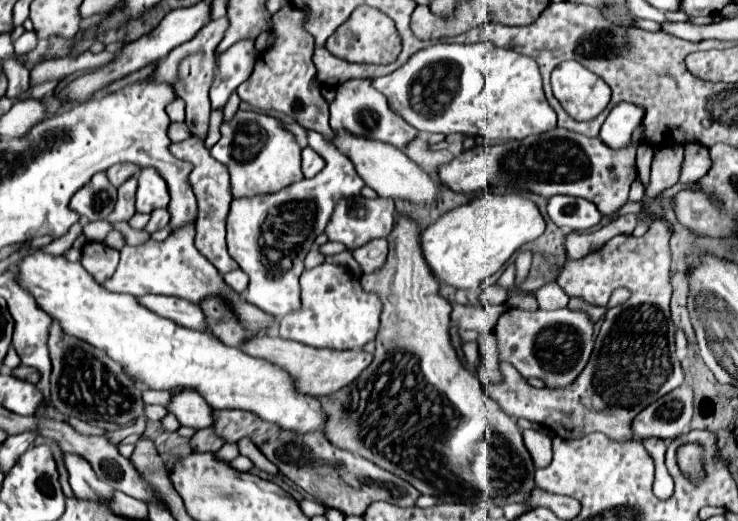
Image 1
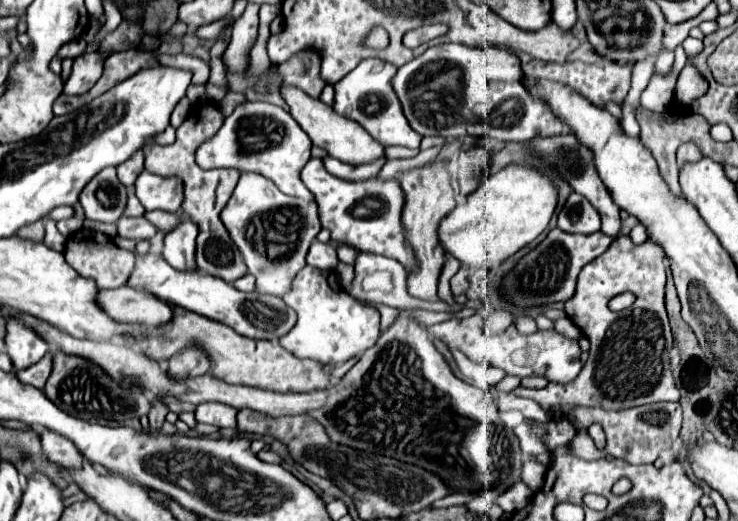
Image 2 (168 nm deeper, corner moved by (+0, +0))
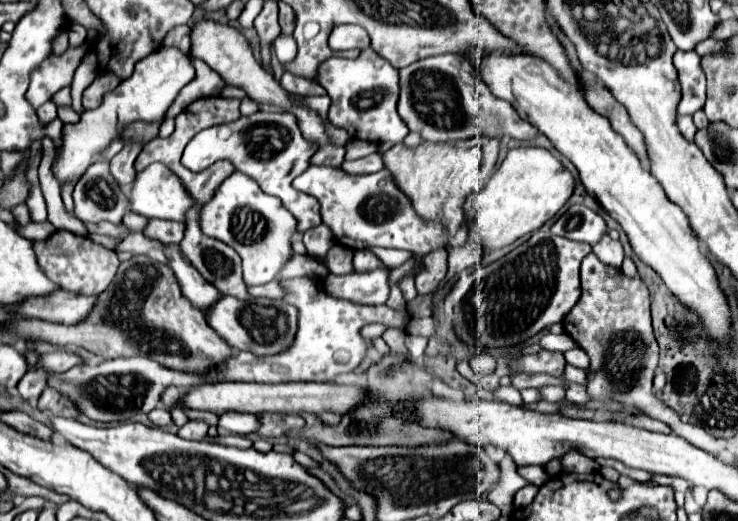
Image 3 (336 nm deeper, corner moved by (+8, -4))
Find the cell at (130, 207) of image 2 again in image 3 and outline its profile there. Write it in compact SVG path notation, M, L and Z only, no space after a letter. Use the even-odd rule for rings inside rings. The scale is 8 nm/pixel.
M126 212L126 216L124 216L124 226L132 232L142 232L146 228L146 224L148 224L148 218L144 218L136 212Z

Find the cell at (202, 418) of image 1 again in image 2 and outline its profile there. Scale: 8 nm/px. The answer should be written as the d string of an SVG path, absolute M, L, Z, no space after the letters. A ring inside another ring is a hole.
M204 402L198 404L194 410L196 422L212 424L218 428L236 428L236 408L216 402Z

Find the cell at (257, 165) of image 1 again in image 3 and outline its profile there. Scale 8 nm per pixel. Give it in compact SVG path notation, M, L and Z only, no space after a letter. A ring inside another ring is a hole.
M260 110L252 116L242 116L232 124L212 126L196 134L184 150L182 164L188 170L196 172L208 168L216 160L230 160L238 172L244 172L246 176L254 178L266 194L280 198L284 208L290 210L290 214L296 218L296 230L304 234L306 230L322 224L320 204L316 202L316 198L296 190L292 186L292 180L310 166L310 158L316 150L318 146L302 136L298 118L294 114Z

